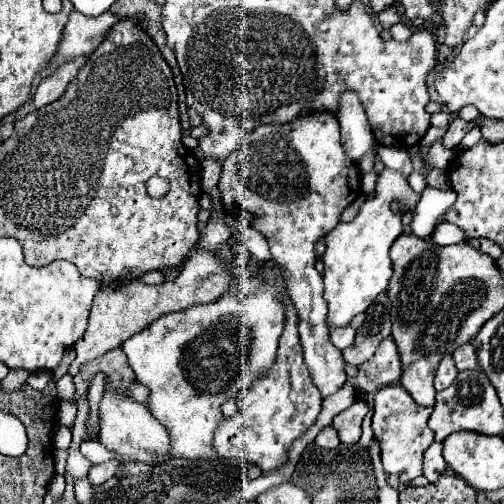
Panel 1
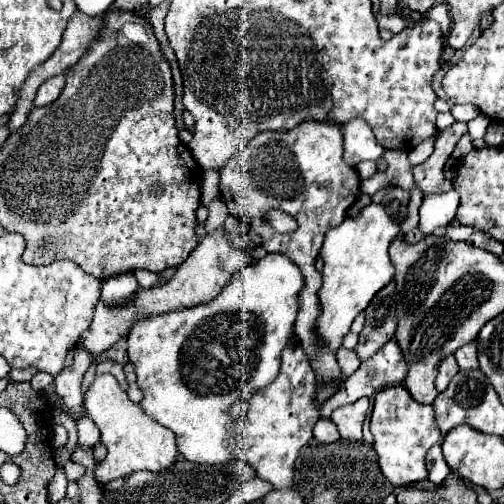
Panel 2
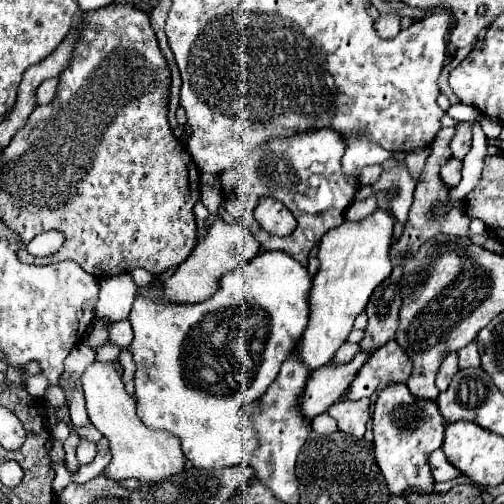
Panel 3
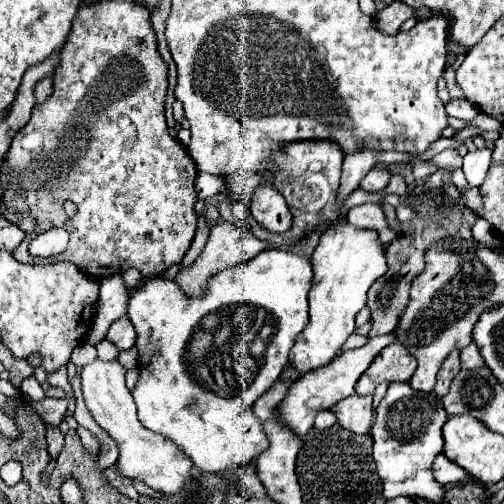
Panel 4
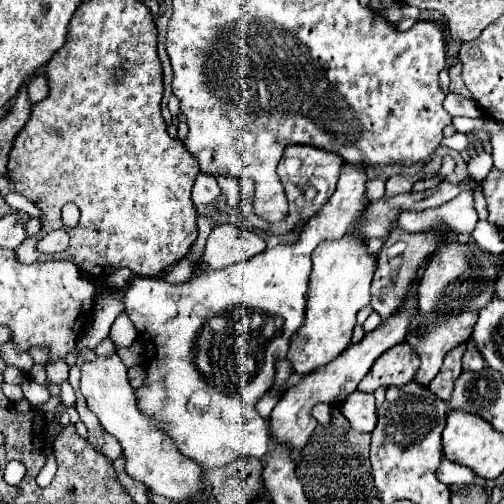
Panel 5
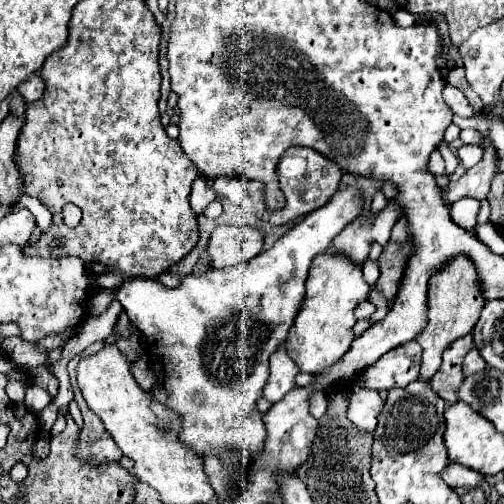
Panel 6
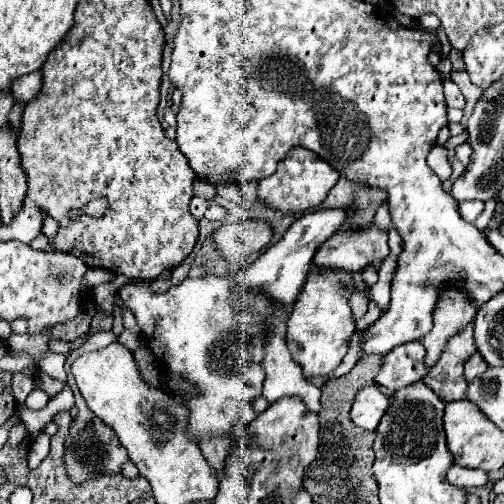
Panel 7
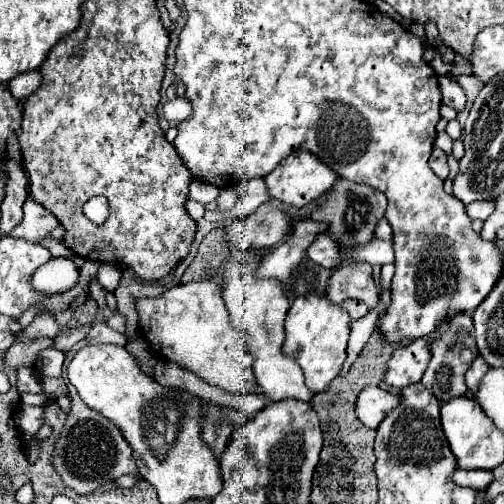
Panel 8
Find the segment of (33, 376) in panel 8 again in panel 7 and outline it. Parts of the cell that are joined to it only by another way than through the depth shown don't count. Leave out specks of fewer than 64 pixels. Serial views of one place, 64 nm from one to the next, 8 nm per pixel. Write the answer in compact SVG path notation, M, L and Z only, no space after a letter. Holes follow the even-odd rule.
M18 372L18 374L12 376L10 394L14 396L14 400L16 400L18 404L24 404L26 396L28 396L34 388L36 388L36 384L34 384L32 374L28 374L28 372Z

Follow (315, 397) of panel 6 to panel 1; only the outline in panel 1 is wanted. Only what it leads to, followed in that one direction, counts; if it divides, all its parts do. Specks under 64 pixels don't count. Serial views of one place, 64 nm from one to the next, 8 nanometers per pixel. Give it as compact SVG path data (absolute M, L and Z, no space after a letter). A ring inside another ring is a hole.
M332 426L324 428L324 430L322 430L322 432L316 436L316 444L318 444L320 448L326 448L326 450L334 450L334 448L338 448L340 440L338 440L336 430L334 430Z

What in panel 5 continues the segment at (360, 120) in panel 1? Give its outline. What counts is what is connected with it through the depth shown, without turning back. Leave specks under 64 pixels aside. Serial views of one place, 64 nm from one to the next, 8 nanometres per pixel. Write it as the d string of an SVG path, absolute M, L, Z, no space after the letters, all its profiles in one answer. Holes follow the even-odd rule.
M344 164L332 200L328 200L324 208L314 218L310 218L296 244L280 244L276 248L256 254L246 262L222 270L210 270L202 276L194 276L184 284L170 284L164 278L134 278L124 290L122 300L126 304L126 314L136 326L146 350L148 376L144 386L136 390L138 408L144 412L144 416L152 418L156 428L164 430L174 440L184 456L200 464L202 470L220 468L248 456L264 458L270 450L268 422L258 416L254 406L258 398L264 396L268 388L272 388L276 360L286 358L286 352L290 348L290 336L304 322L308 278L312 270L310 254L320 244L320 240L332 240L348 232L350 222L366 208L364 184L364 164ZM230 308L234 308L234 330L206 330L210 318Z

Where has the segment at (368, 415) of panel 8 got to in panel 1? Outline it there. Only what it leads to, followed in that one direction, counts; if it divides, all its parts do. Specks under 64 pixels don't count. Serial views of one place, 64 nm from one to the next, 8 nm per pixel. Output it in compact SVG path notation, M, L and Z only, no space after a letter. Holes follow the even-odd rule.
M356 400L350 408L346 408L340 414L334 416L332 426L336 428L340 442L344 442L344 444L356 444L360 440L362 418L366 416L366 412L368 412L366 400Z

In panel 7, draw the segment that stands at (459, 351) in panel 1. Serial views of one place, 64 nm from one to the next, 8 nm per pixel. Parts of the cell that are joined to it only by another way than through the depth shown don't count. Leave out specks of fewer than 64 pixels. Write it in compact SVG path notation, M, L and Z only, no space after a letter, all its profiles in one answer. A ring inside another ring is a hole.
M476 352L476 354L472 354L472 356L466 360L466 364L464 364L464 376L466 376L466 380L470 382L470 380L474 380L476 376L480 376L486 368L488 368L488 364L486 364L484 358Z

